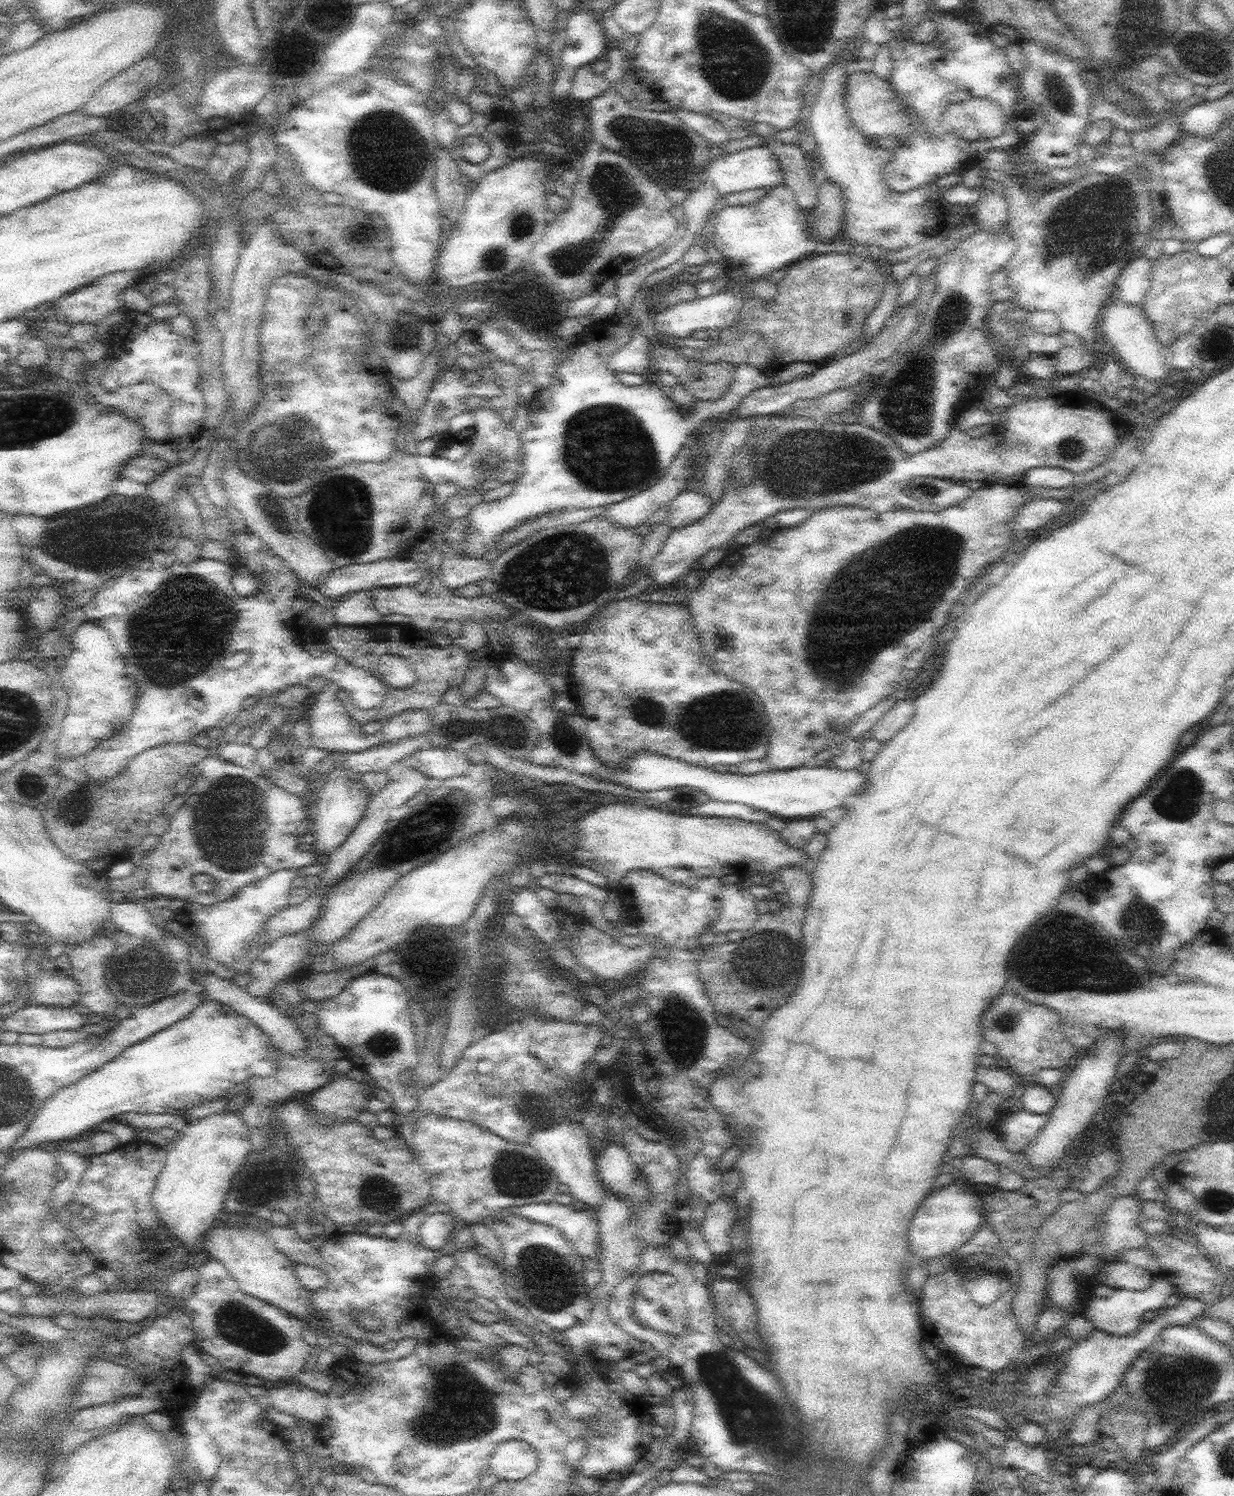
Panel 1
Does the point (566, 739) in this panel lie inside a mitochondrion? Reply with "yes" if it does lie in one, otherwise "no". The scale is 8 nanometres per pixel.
yes

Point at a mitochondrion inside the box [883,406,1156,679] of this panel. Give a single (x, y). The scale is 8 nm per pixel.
(1070, 447)

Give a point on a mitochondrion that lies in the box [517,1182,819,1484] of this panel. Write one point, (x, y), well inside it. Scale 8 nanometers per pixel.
(750, 1417)

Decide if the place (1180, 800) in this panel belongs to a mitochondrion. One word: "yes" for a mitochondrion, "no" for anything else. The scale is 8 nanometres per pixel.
yes

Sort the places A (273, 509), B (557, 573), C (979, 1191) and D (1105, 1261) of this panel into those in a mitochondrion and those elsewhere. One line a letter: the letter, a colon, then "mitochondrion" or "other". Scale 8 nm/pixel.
A: mitochondrion
B: mitochondrion
C: other
D: other

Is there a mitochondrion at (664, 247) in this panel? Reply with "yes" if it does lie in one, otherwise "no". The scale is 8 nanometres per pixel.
no

